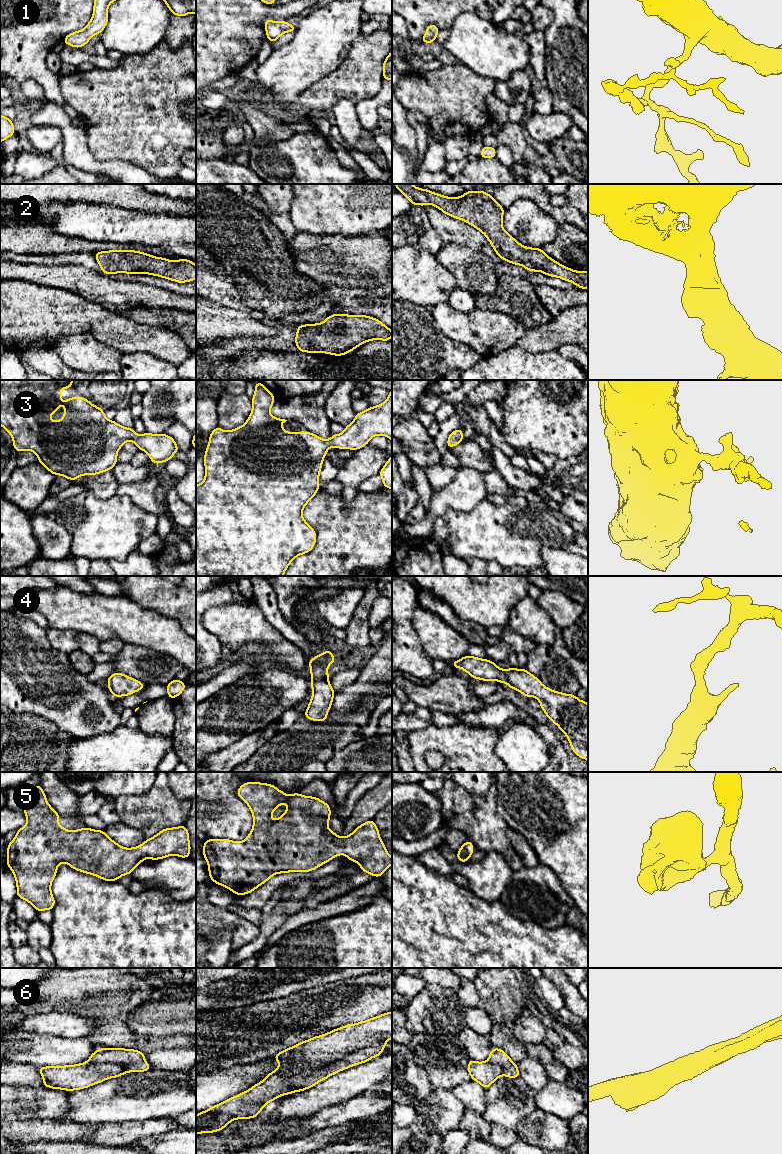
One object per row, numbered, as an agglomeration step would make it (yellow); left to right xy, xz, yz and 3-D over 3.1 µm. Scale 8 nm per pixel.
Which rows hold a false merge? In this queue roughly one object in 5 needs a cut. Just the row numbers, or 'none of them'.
6

